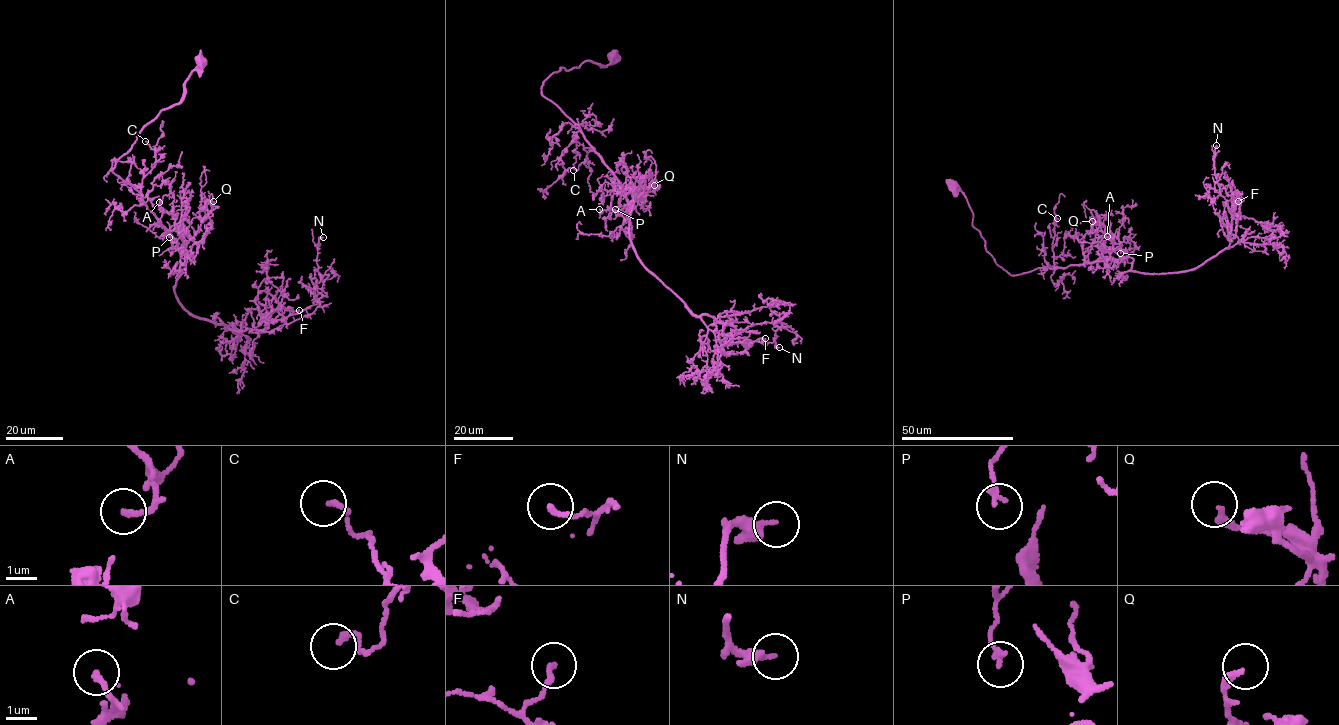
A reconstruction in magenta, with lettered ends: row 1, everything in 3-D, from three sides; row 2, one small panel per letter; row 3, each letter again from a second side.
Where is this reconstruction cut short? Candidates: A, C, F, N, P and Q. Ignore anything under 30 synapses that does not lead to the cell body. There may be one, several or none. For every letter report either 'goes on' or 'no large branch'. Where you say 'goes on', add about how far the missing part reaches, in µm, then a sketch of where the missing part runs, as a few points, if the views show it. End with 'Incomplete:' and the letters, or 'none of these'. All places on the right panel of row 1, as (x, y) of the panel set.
A: no large branch
C: no large branch
F: no large branch
N: no large branch
P: no large branch
Q: no large branch
Incomplete: none of these

